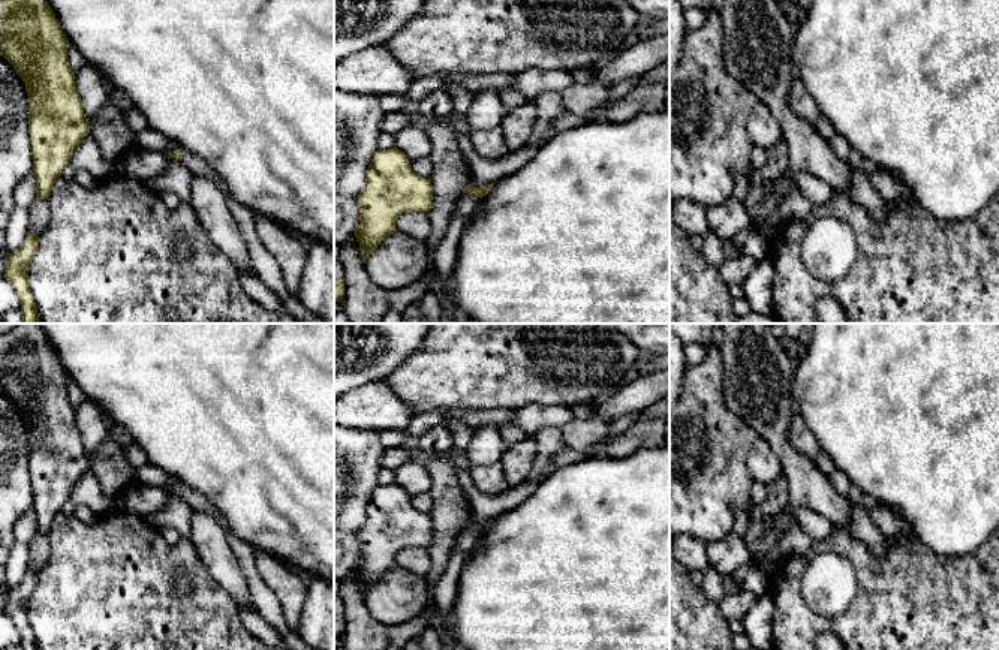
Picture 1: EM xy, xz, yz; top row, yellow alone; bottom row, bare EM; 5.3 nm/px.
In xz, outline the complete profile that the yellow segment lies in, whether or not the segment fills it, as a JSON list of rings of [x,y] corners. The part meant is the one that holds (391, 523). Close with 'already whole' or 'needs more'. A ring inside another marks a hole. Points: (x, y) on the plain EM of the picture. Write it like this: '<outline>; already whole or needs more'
[[[397,482],[374,488],[365,508],[365,521],[358,533],[359,562],[355,572],[359,577],[361,593],[367,593],[380,577],[395,565],[397,554],[406,547],[428,547],[433,541],[433,521],[430,515],[415,509],[410,496]]]; already whole

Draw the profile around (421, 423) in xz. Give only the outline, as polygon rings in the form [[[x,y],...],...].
[[[437,409],[428,413],[416,413],[406,430],[380,431],[380,443],[385,448],[397,448],[421,437],[427,430],[443,425],[446,419],[458,419],[464,425],[476,428],[484,425],[515,425],[514,409],[464,410]]]

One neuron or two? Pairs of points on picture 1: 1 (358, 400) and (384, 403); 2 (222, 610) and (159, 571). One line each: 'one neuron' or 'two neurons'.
1: one neuron
2: one neuron

